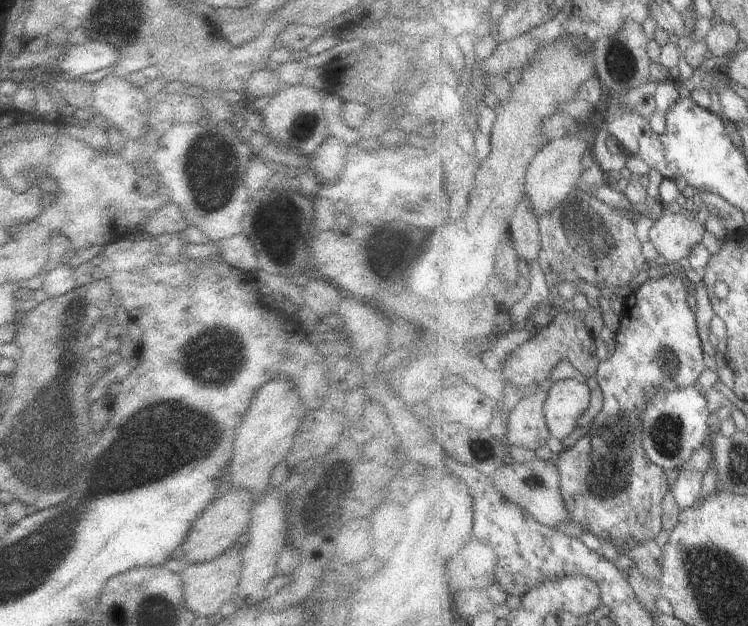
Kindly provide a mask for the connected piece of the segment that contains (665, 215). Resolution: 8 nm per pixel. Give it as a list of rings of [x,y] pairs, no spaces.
[[[688,205],[685,209],[688,211],[680,214],[663,211],[651,231],[651,241],[668,263],[684,261],[706,236],[707,228],[697,218],[694,208]]]

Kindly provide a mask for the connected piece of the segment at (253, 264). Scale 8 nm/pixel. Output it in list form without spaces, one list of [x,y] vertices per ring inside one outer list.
[[[243,233],[226,238],[217,244],[220,249],[220,256],[233,268],[254,273],[260,270],[259,261],[252,242]]]

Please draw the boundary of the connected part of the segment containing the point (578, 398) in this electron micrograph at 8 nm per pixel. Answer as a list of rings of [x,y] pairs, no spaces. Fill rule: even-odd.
[[[576,378],[556,382],[549,392],[545,407],[551,434],[560,441],[566,440],[580,424],[580,418],[590,408],[592,390]]]

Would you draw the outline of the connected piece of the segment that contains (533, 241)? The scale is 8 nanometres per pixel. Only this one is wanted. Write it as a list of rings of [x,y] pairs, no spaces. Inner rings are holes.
[[[525,193],[512,220],[510,234],[515,240],[514,248],[516,248],[518,256],[525,259],[527,263],[532,260],[538,262],[543,250],[541,227],[539,217],[532,209],[531,199]]]

